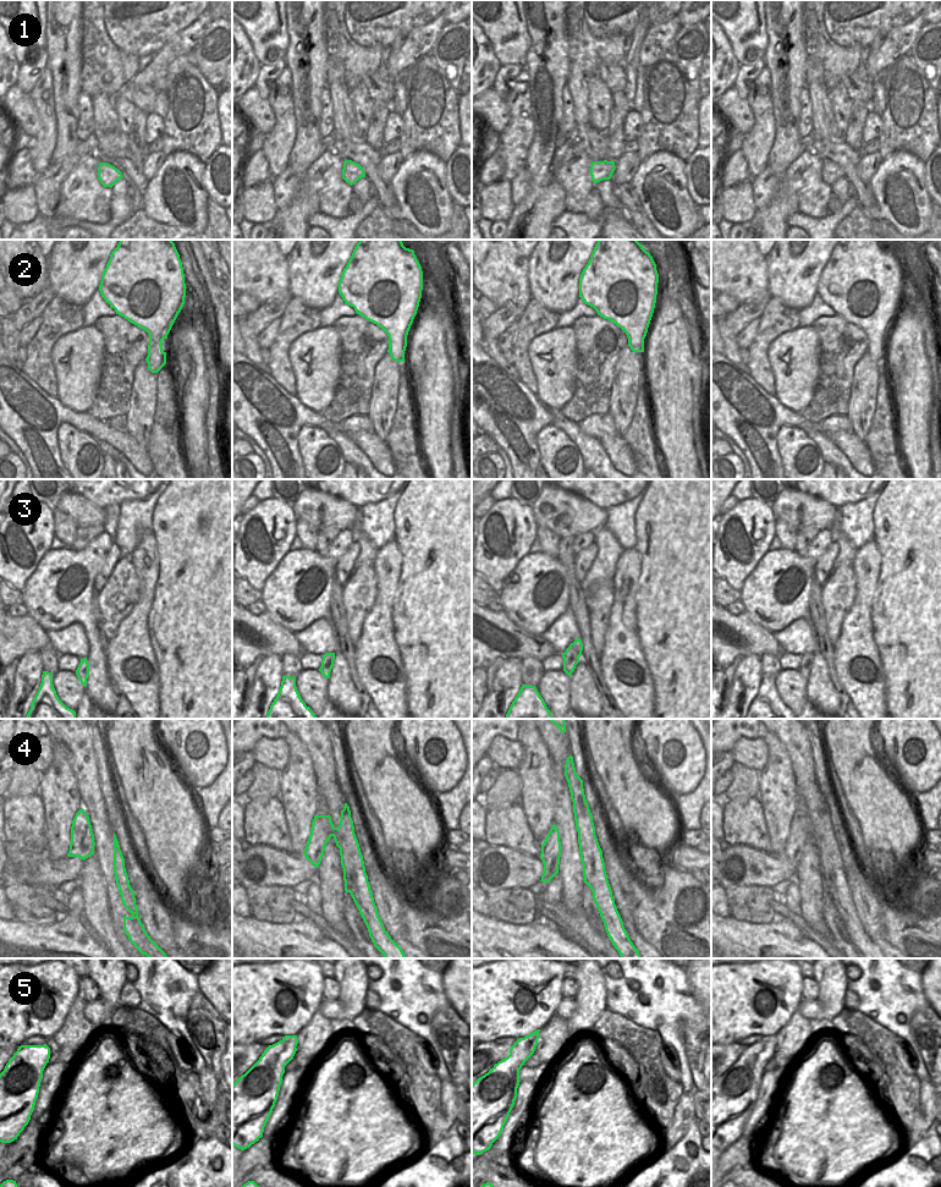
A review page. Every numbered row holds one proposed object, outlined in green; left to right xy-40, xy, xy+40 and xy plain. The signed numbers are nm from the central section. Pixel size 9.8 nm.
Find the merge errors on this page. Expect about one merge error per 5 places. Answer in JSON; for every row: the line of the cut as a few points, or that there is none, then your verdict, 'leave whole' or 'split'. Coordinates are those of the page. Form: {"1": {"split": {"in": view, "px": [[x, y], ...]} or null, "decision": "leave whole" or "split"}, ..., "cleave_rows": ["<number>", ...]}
{"1": {"split": null, "decision": "leave whole"}, "2": {"split": null, "decision": "leave whole"}, "3": {"split": null, "decision": "leave whole"}, "4": {"split": {"in": "xy", "px": [[335, 828], [331, 835]]}, "decision": "split"}, "5": {"split": {"in": "xy", "px": [[282, 1039], [287, 1039], [296, 1045]]}, "decision": "split"}, "cleave_rows": ["4", "5"]}

